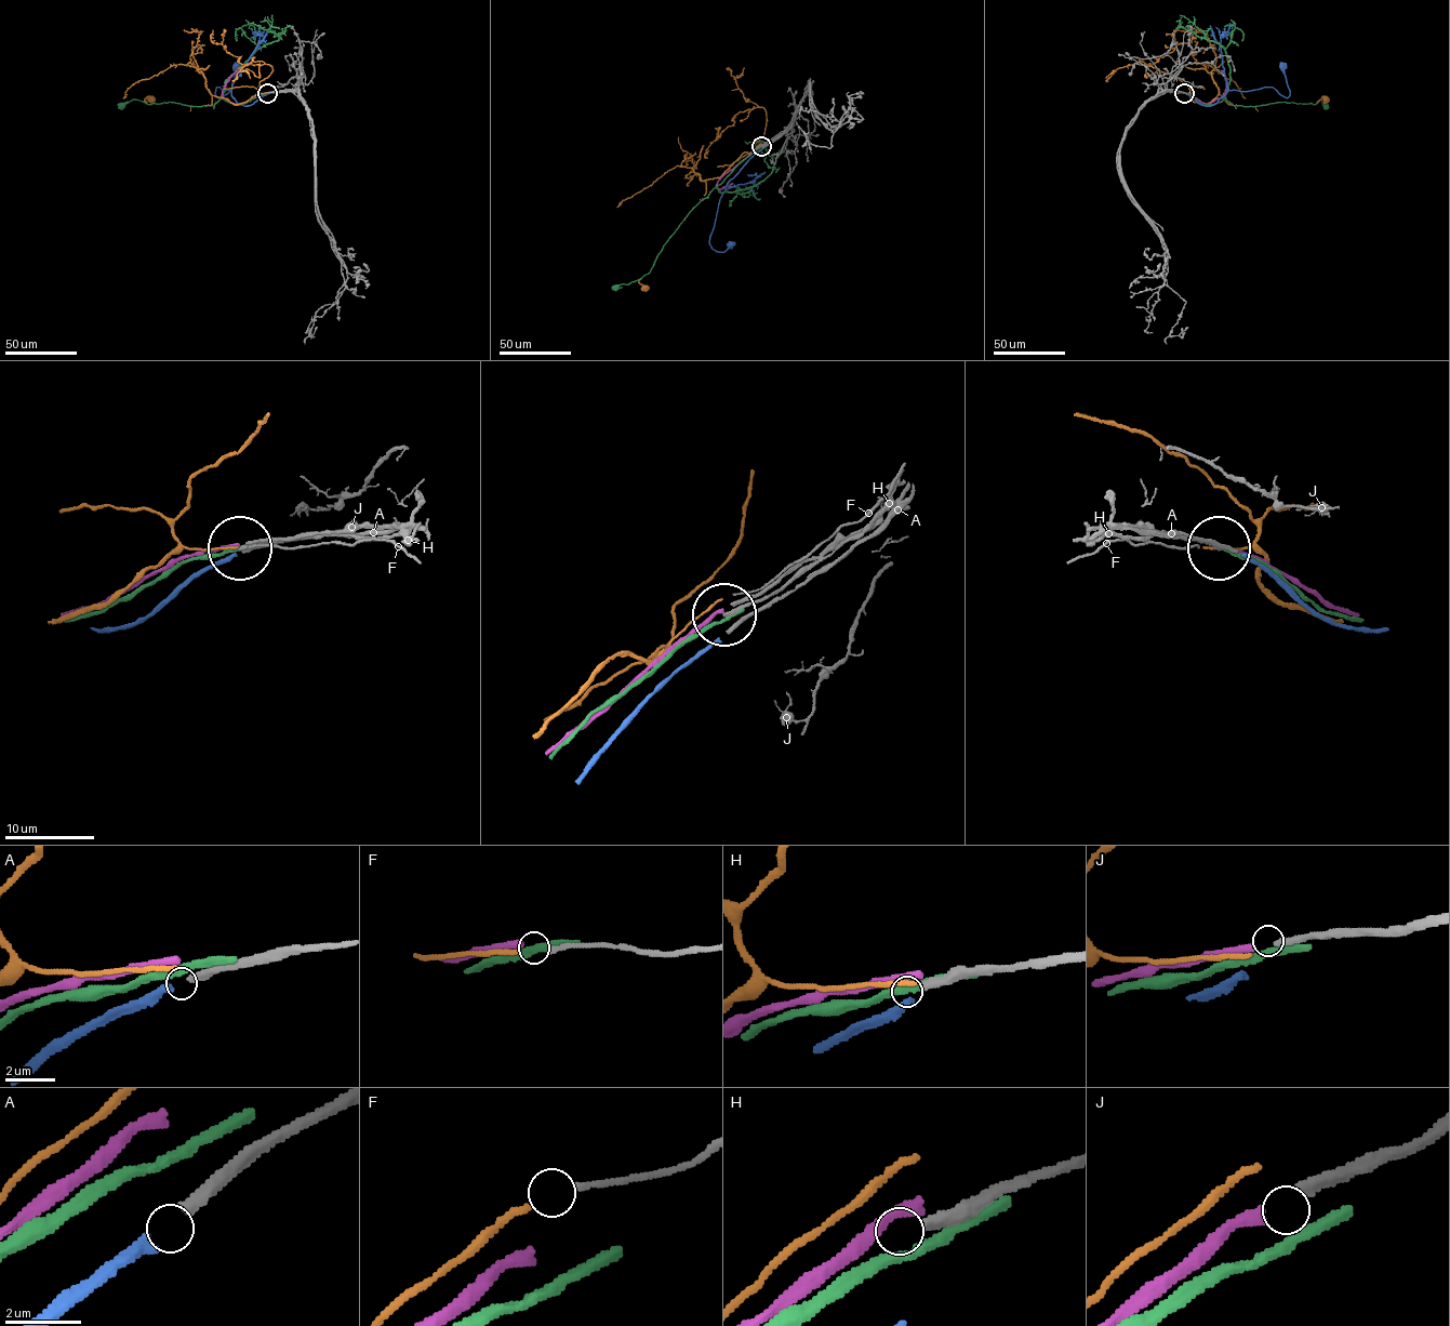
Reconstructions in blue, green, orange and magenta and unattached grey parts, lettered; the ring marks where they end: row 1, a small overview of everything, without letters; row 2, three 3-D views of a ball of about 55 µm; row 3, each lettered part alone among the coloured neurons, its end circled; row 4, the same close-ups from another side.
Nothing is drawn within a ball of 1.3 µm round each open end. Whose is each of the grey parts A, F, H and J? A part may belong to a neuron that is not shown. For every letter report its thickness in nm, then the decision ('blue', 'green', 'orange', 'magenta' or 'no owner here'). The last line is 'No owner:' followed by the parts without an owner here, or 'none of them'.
A: calibre 360 nm; blue
F: calibre 170 nm; orange
H: calibre 320 nm; no owner here
J: calibre 280 nm; magenta
No owner: H

